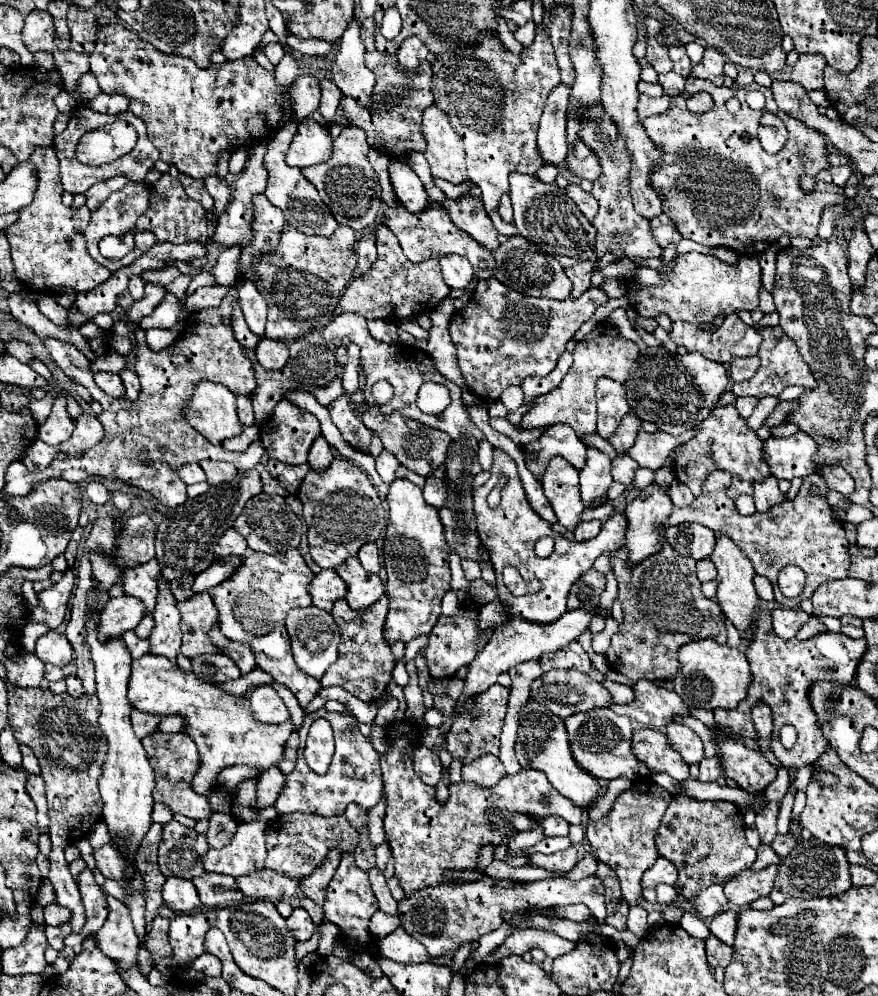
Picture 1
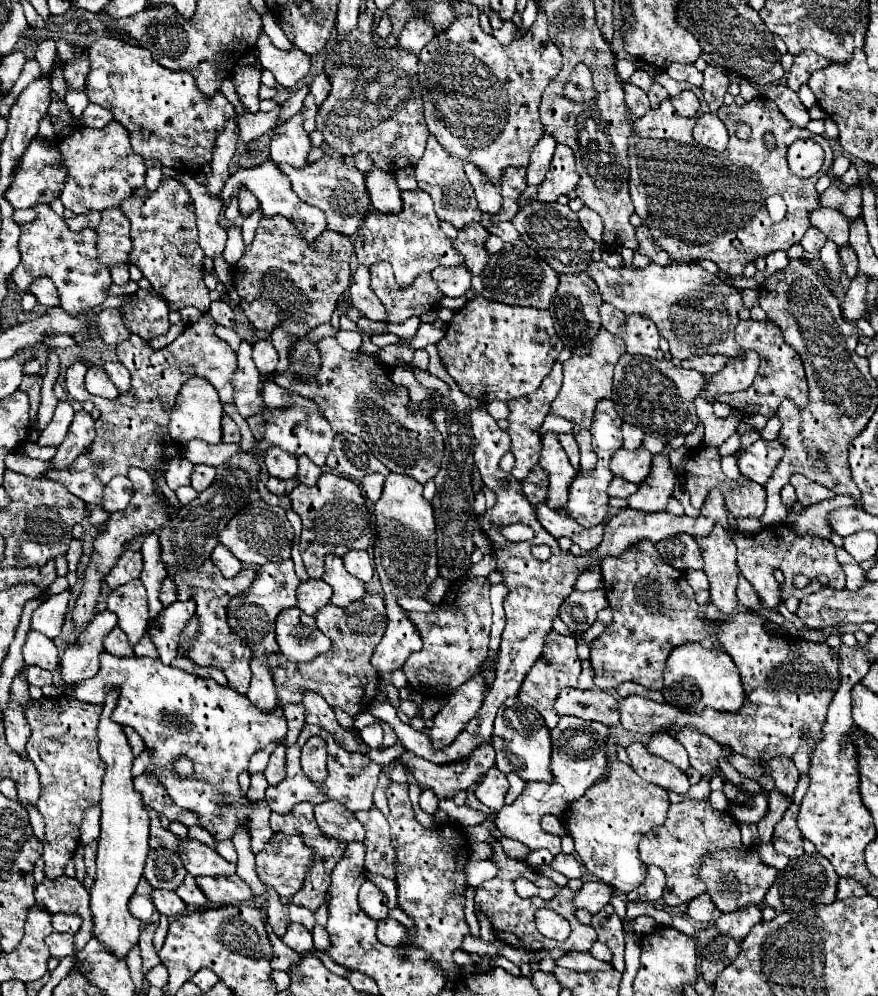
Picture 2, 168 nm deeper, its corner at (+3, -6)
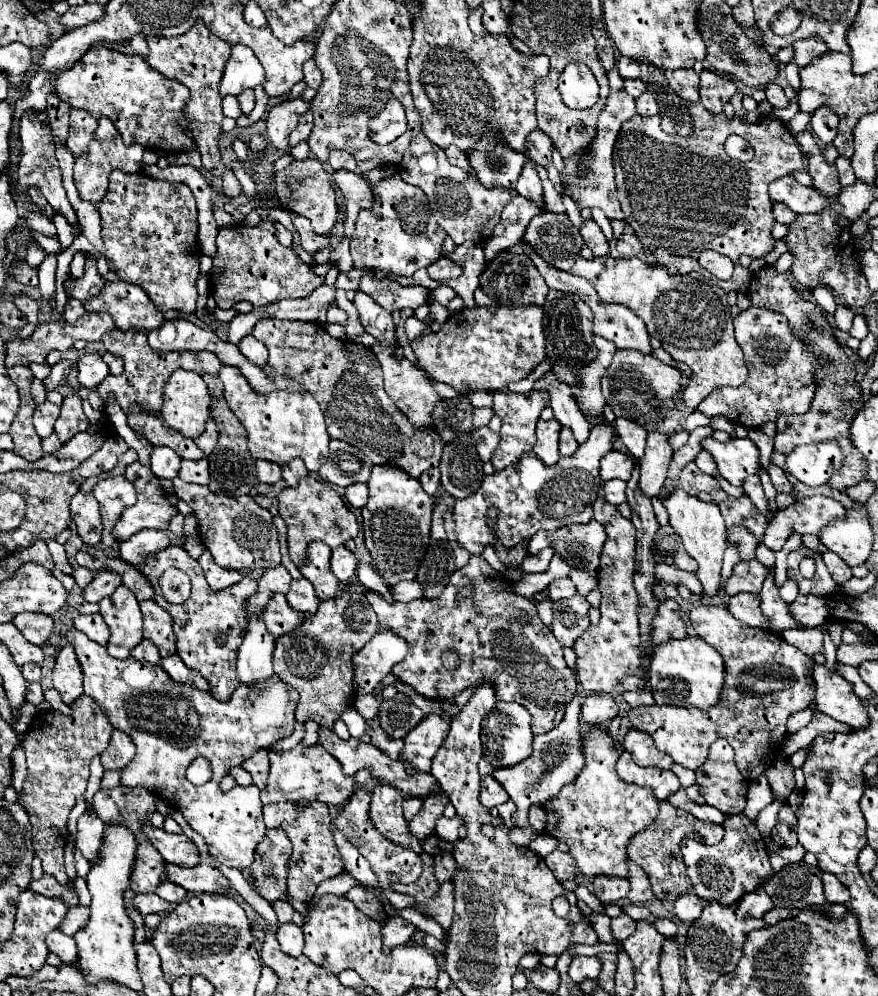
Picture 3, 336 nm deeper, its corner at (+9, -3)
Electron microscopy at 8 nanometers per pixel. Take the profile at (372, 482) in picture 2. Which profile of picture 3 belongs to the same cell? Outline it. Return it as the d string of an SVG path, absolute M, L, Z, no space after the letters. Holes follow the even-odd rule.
M357 483L357 485L351 485L345 489L345 499L349 503L351 509L361 509L367 505L367 497L369 497L369 491L367 491L367 485L365 483Z

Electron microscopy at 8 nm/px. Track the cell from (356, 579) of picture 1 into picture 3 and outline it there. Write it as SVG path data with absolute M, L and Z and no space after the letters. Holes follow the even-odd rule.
M313 541L307 547L307 559L299 567L305 579L311 581L319 599L333 599L339 593L339 581L329 567L331 549L323 541Z

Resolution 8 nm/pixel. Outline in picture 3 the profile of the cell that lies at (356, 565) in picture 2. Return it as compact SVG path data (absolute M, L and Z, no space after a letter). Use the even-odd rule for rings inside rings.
M345 547L333 549L333 553L331 553L331 571L341 583L347 583L355 575L355 569L357 569L357 559L351 551L347 551Z

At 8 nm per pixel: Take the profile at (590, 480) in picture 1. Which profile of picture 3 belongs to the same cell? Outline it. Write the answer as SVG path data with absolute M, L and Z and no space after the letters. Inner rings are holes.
M549 371L549 373L545 373L541 379L535 381L533 391L547 391L547 393L549 393L555 419L557 419L563 427L569 427L569 429L573 431L577 443L583 443L583 441L589 437L589 431L591 431L593 425L591 425L591 423L585 419L585 415L581 413L575 397L573 397L573 391L571 391L571 385L569 385L569 383L559 381L559 379Z

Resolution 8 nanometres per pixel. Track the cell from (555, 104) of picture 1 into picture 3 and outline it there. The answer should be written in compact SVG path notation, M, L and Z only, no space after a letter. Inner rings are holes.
M529 159L521 171L521 177L517 181L517 187L515 191L519 195L523 195L525 199L531 199L541 211L545 211L545 199L543 199L543 187L541 187L541 181L537 177L537 171L533 169L533 161Z

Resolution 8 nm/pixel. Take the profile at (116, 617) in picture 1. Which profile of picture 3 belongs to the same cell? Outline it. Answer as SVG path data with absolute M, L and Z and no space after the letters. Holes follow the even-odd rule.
M63 647L53 667L53 687L59 691L65 705L71 705L83 693L83 671L71 647Z

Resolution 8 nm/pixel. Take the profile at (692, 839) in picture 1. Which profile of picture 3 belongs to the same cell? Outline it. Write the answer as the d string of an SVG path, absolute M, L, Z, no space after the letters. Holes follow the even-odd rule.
M663 801L655 821L647 829L635 833L627 845L629 859L645 869L645 873L651 881L653 893L661 901L675 901L679 895L685 895L691 891L691 881L687 879L683 859L679 855L679 843L683 837L695 837L695 841L701 841L701 843L721 843L723 827L715 825L715 823L699 821L693 815L689 815L681 809L675 809L671 803Z

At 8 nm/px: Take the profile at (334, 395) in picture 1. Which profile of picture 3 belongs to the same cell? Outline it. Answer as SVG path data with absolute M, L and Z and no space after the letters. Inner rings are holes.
M261 319L253 329L253 337L269 349L267 369L263 367L267 375L291 377L317 399L331 439L347 441L375 465L397 465L411 477L419 477L429 467L439 467L441 437L435 431L419 431L403 419L403 413L383 391L381 367L369 347L333 339L323 325L305 321Z

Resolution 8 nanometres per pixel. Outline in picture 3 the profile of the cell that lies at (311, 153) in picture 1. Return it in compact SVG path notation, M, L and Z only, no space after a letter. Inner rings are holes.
M301 97L271 107L271 111L267 115L267 121L265 121L267 123L267 137L269 137L269 141L277 149L287 151L289 149L289 143L287 143L289 133L297 127L299 117L305 115L309 109L311 109L309 101L305 101Z

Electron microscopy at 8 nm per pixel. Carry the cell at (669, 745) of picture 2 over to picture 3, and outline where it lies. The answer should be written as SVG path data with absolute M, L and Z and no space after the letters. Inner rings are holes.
M629 729L629 733L623 739L623 749L633 757L633 761L639 767L659 767L659 769L673 767L673 759L669 755L663 755L647 733Z

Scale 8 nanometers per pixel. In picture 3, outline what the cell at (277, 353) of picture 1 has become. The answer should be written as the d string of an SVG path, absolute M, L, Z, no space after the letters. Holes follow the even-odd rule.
M253 335L243 337L237 347L251 363L255 363L259 367L263 367L267 363L267 347L261 341L257 341Z

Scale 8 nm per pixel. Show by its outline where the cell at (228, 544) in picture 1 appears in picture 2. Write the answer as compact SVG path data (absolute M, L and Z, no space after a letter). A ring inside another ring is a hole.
M221 544L215 546L215 550L211 554L211 560L225 574L225 578L233 578L243 568L241 562L237 562L237 558L233 556L233 552L227 546L221 546Z

